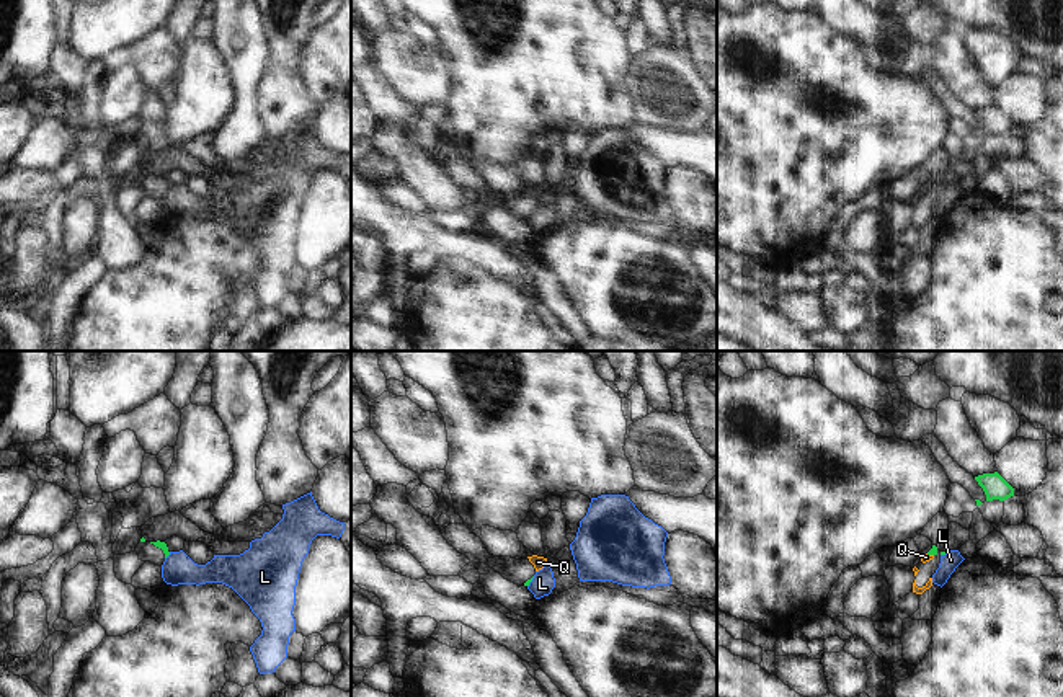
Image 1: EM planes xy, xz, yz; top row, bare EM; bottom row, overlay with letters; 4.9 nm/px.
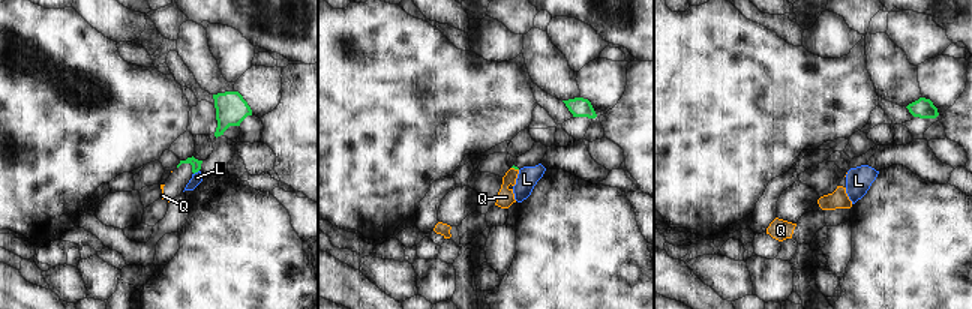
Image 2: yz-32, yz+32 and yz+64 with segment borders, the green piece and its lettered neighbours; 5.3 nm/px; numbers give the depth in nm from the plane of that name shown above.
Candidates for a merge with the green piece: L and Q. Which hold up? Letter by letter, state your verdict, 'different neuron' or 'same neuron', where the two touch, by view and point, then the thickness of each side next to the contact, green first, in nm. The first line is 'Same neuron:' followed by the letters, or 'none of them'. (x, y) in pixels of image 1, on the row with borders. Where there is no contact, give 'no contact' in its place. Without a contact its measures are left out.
Same neuron: Q
L: different neuron | xz (531, 580) | 20/120 nm
Q: same neuron | yz (929, 554) | 40/40 nm

